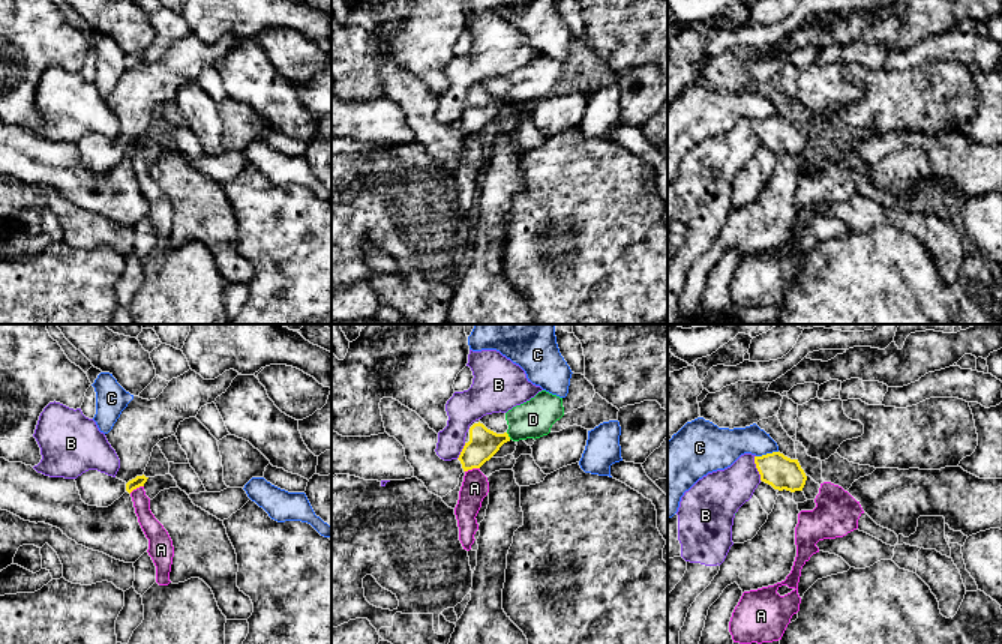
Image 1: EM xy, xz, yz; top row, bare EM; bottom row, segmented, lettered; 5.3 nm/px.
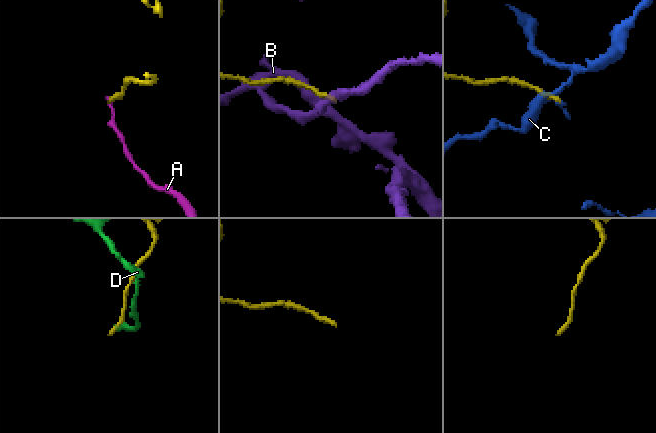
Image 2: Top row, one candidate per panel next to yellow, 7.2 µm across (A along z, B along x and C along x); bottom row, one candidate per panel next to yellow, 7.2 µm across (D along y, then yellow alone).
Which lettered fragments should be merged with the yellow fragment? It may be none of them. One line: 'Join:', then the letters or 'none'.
Join: none

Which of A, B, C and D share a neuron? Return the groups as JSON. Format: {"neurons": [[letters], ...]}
{"neurons": [["A"], ["B"], ["C"], ["D"]]}

